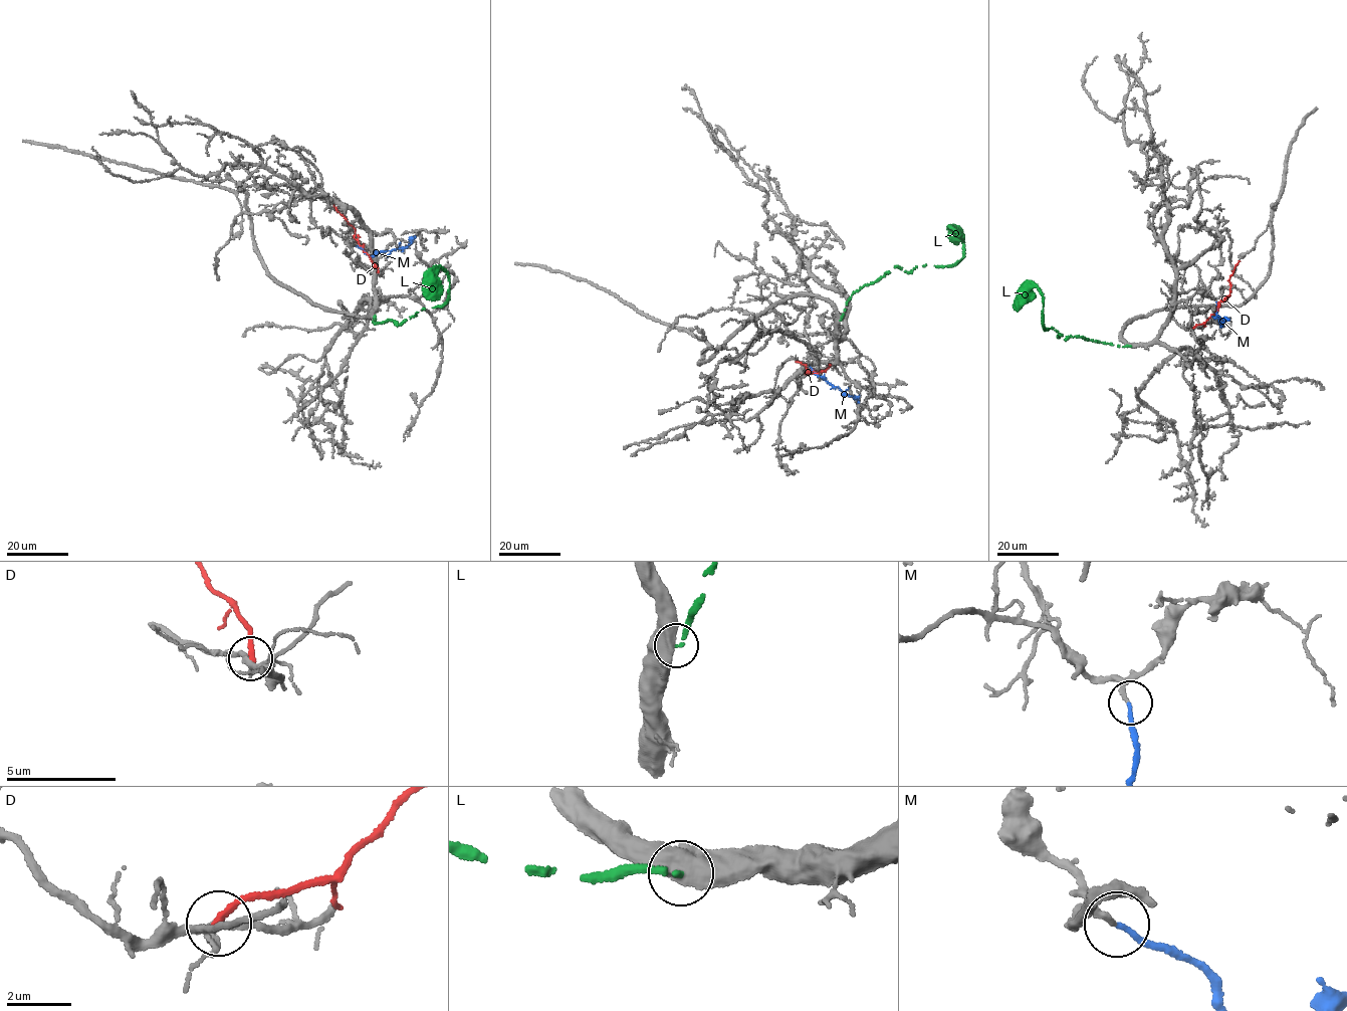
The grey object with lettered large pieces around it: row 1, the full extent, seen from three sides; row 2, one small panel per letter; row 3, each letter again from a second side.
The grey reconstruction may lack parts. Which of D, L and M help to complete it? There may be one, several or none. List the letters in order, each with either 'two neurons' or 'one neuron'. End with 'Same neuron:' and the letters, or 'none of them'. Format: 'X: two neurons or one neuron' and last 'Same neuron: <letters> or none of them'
D: two neurons
L: two neurons
M: one neuron
Same neuron: M

